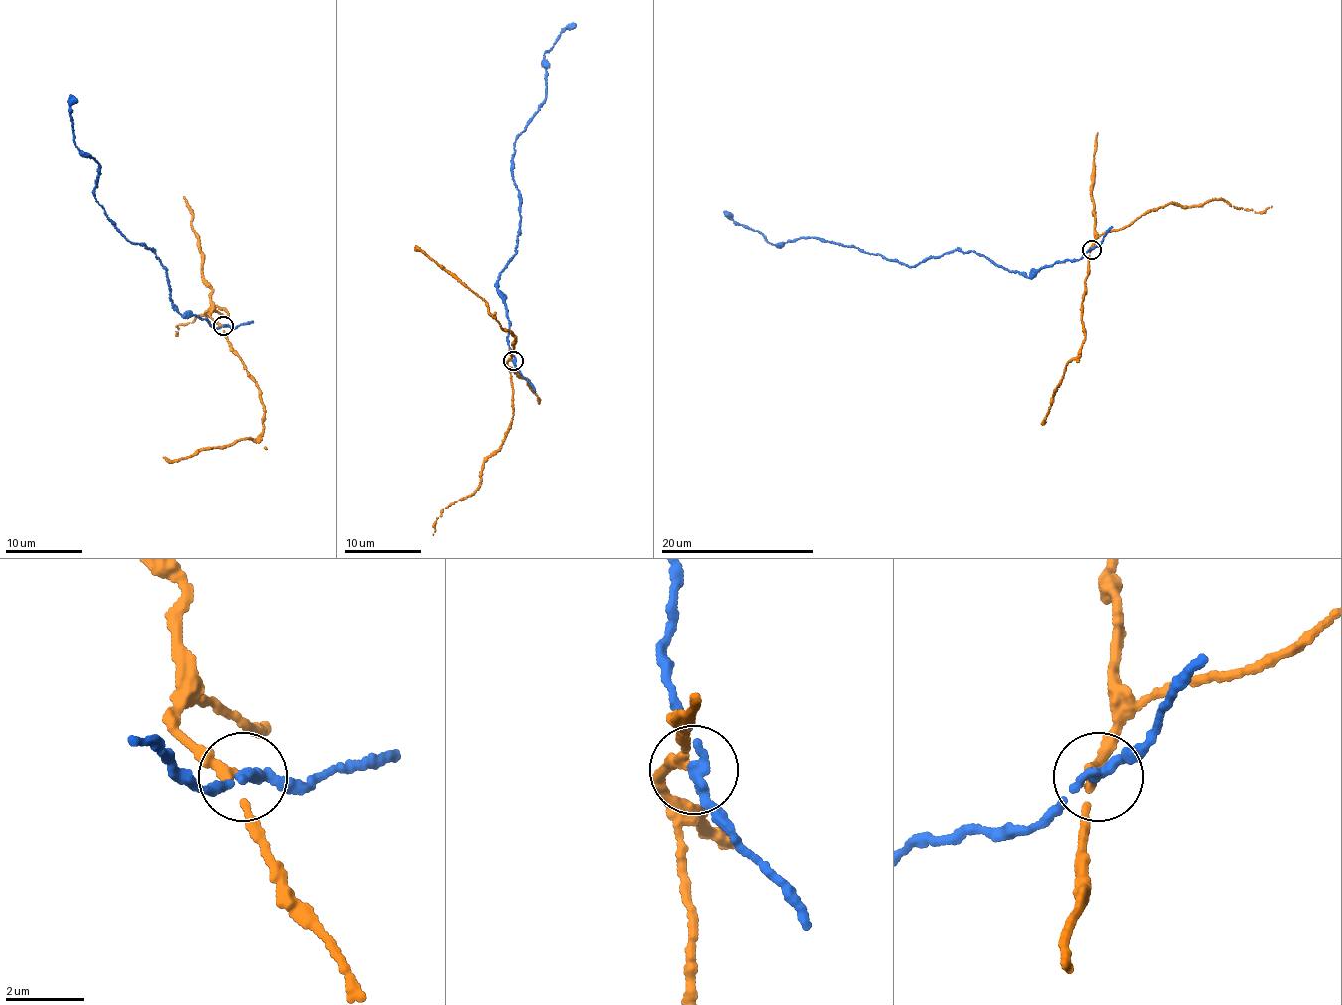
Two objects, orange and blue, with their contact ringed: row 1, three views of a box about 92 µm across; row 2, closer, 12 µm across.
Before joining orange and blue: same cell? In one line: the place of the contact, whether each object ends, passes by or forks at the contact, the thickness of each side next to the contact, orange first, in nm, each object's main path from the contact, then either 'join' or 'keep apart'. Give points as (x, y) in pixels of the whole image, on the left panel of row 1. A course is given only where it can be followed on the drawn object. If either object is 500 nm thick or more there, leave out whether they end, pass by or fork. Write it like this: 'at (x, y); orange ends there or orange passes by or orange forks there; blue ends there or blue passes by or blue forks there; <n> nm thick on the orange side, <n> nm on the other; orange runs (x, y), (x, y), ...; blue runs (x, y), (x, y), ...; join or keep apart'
at (223, 326); orange passes by; blue passes by; 220 nm thick on the orange side, 280 nm on the other; orange runs (221, 325), (231, 351), (259, 389), (262, 434), (172, 461), (162, 456); blue runs (224, 325), (181, 314), (151, 248), (106, 217), (92, 194), (99, 163), (77, 148), (71, 129), (71, 94); keep apart

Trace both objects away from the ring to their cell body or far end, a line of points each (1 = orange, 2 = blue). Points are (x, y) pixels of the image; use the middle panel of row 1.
1: (512, 360), (508, 351), (516, 337), (509, 330), (503, 331), (488, 313), (486, 302), (414, 247)
2: (514, 361), (497, 280), (515, 254), (521, 219), (511, 157), (516, 136), (546, 99), (544, 55), (574, 22)

